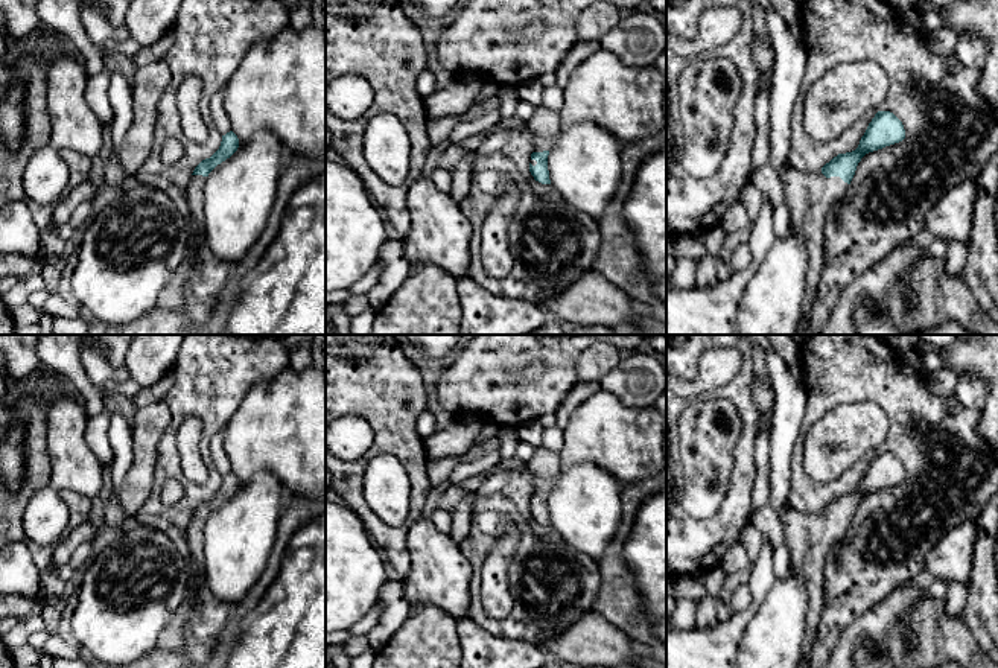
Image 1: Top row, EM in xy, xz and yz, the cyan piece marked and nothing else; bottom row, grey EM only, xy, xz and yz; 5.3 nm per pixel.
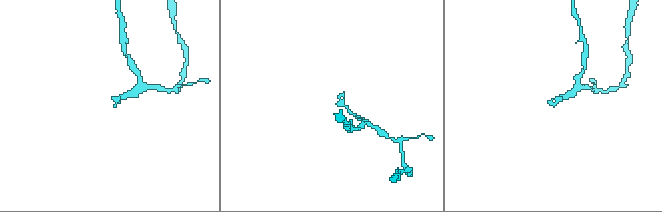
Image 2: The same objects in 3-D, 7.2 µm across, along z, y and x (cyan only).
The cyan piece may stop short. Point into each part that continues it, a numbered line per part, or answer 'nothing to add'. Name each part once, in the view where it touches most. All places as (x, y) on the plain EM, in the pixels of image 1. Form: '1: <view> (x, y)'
1: yz (810, 539)

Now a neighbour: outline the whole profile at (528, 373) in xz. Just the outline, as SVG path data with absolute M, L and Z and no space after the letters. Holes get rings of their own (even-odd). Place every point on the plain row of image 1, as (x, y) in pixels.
M532 362L525 365L520 371L514 374L516 380L519 382L532 382L540 377L543 373L543 365L540 362Z

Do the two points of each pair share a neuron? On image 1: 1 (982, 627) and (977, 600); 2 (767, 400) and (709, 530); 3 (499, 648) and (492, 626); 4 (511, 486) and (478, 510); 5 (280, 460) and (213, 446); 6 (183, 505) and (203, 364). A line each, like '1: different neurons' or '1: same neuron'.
1: same neuron
2: different neurons
3: different neurons
4: same neuron
5: different neurons
6: same neuron

